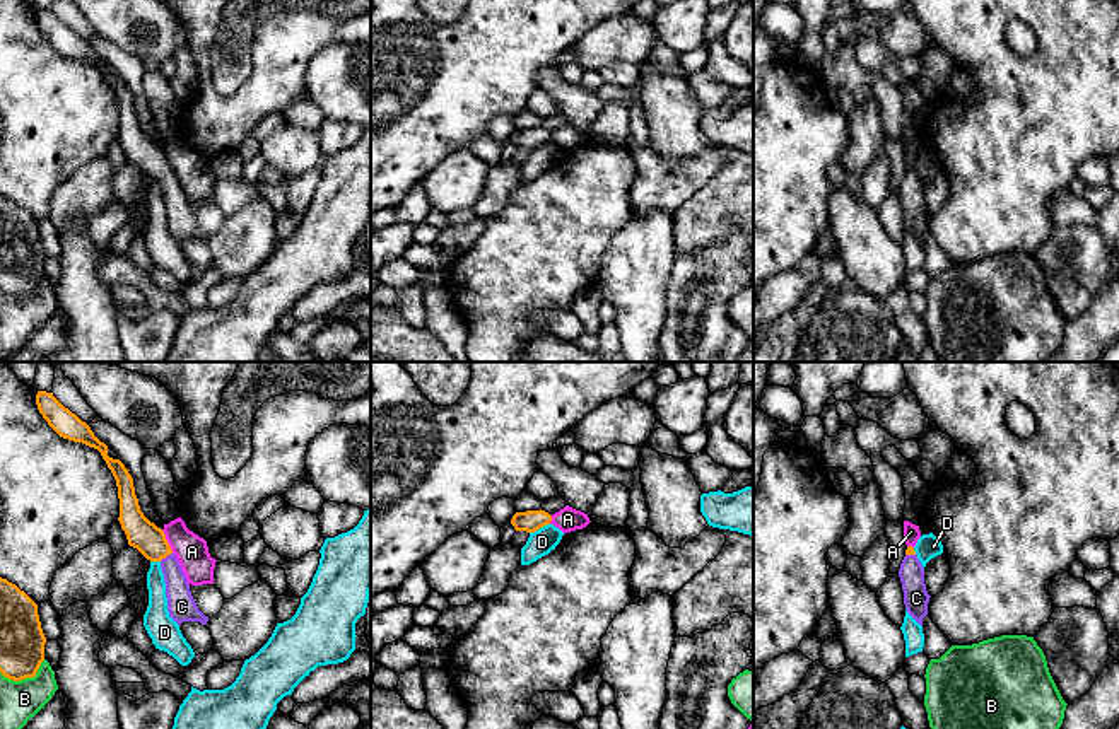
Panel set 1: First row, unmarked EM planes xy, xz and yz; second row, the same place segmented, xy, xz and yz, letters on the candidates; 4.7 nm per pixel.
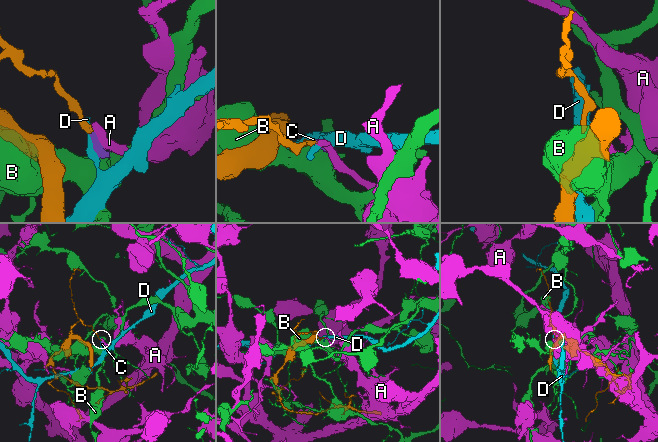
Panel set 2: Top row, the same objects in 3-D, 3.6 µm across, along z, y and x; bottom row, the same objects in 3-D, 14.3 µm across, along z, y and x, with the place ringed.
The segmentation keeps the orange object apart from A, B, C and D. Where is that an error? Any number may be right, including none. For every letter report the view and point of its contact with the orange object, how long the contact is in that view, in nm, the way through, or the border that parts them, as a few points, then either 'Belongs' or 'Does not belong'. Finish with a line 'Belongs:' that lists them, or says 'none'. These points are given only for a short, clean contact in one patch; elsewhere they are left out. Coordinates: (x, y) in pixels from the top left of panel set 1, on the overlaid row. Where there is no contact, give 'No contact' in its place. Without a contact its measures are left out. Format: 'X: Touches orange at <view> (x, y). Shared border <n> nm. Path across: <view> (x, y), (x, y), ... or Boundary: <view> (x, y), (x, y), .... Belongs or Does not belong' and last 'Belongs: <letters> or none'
A: Touches orange at xy (166, 542). Shared border 130 nm. Boundary: xy (161, 530), (173, 552). Does not belong
B: Touches orange at xy (24, 678). Shared border 220 nm. Does not belong
C: Touches orange at xy (164, 557). Shared border 80 nm. Path across: xy (146, 536), (164, 557), (171, 567), (181, 606). Belongs
D: Touches orange at xz (538, 528). Shared border 110 nm. Boundary: xz (549, 523), (530, 533). Does not belong
Belongs: C

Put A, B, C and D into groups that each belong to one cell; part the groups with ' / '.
A / B / C / D

